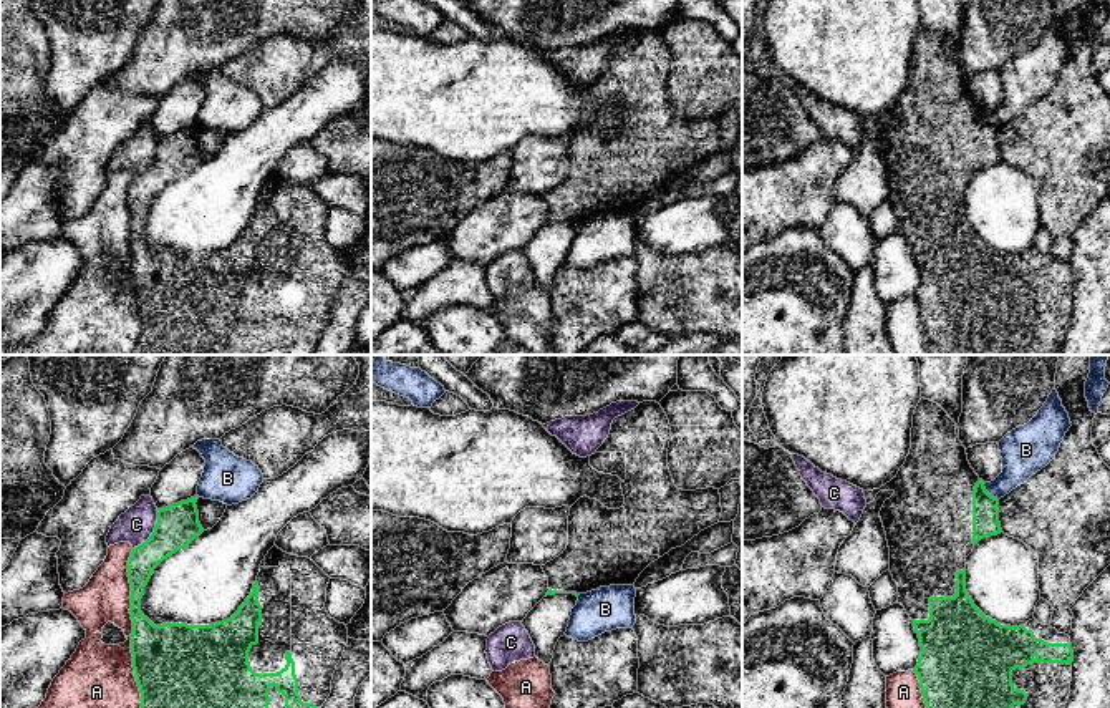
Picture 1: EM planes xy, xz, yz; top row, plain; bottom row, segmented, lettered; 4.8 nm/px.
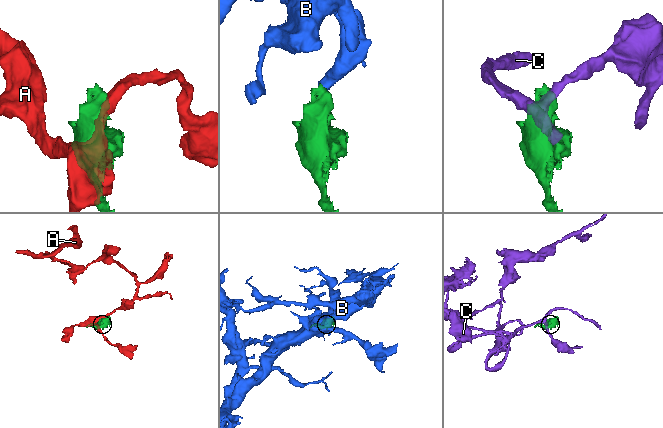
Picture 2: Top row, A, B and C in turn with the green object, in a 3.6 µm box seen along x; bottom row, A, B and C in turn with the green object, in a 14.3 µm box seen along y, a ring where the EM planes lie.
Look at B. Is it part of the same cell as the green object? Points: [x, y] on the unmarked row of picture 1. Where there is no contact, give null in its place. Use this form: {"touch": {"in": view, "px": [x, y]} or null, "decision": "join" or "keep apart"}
{"touch": {"in": "yz", "px": [988, 121]}, "decision": "keep apart"}

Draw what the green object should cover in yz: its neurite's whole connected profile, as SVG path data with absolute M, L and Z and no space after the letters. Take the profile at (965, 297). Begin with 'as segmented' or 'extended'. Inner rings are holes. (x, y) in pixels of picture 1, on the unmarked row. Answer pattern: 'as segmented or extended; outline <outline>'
extended; outline M921 27L913 43L911 76L905 93L900 96L898 103L880 118L863 119L866 133L873 131L880 119L895 121L890 128L885 129L880 139L880 146L890 176L888 199L891 201L893 209L898 212L898 232L905 235L906 242L913 249L915 260L919 267L921 282L913 300L918 303L919 317L926 332L928 355L1057 355L1070 322L1074 290L1070 265L1059 262L1050 254L1039 252L1035 247L1019 255L1001 254L996 249L986 245L974 234L966 219L966 174L971 171L977 172L984 166L997 164L1002 161L997 138L999 128L991 124L986 119L984 113L986 111L974 101L968 90L966 76L956 63L956 51L938 32Z

